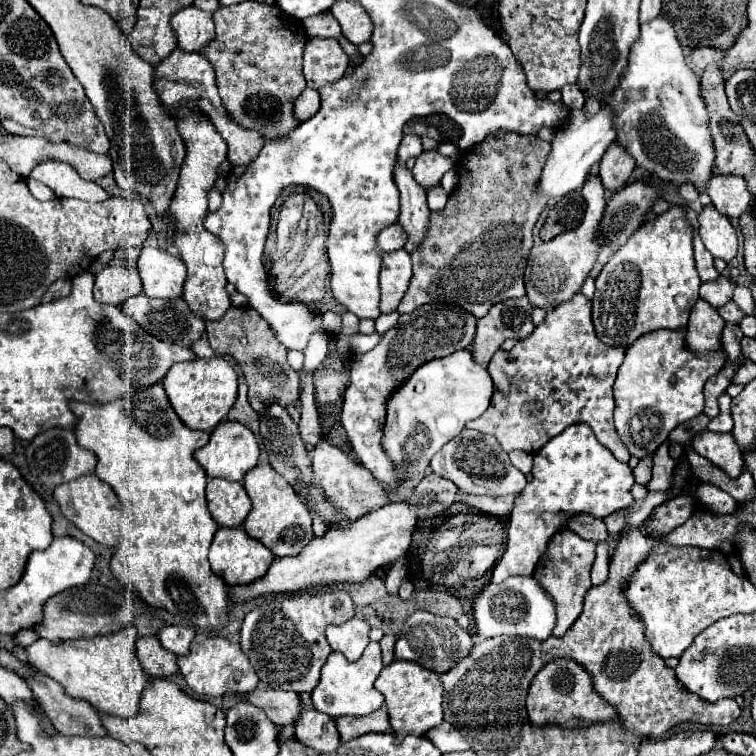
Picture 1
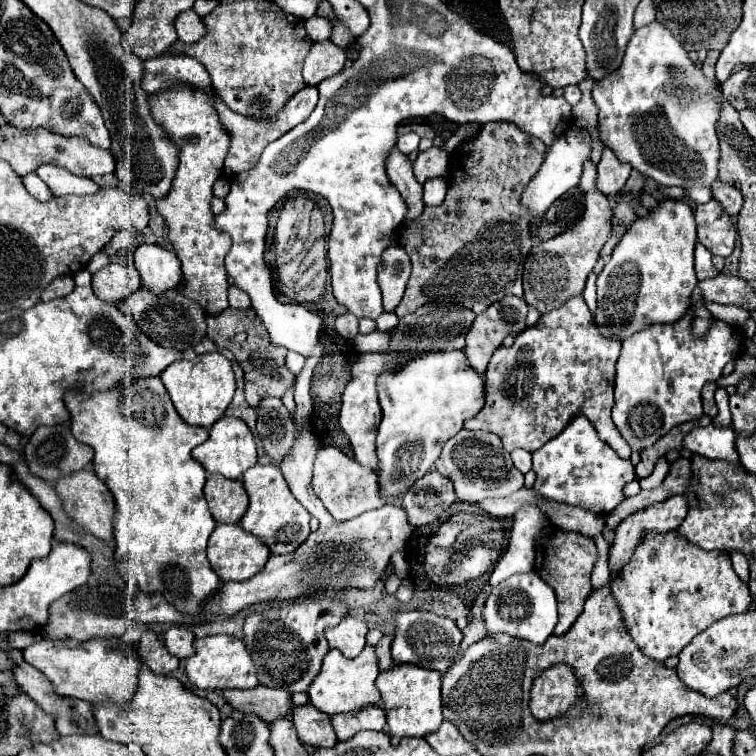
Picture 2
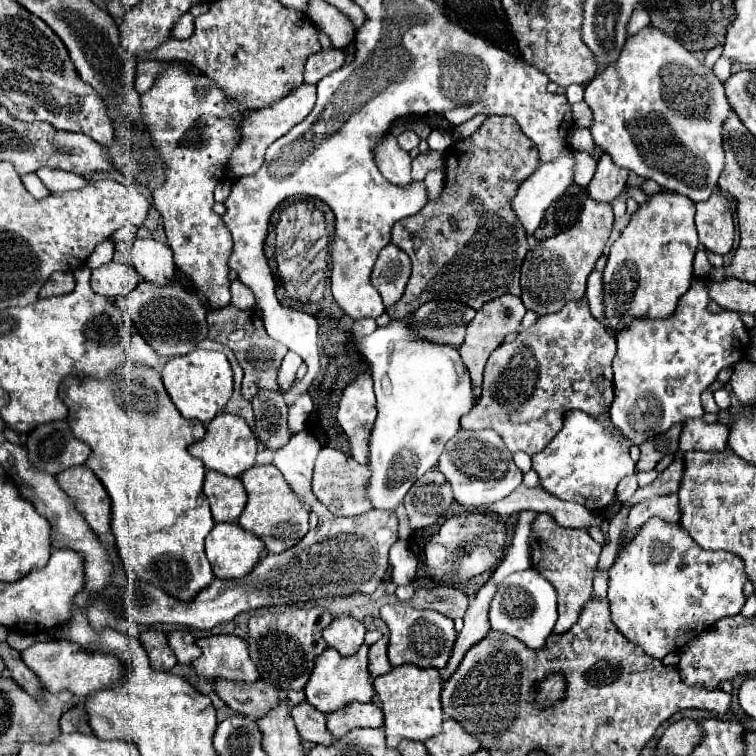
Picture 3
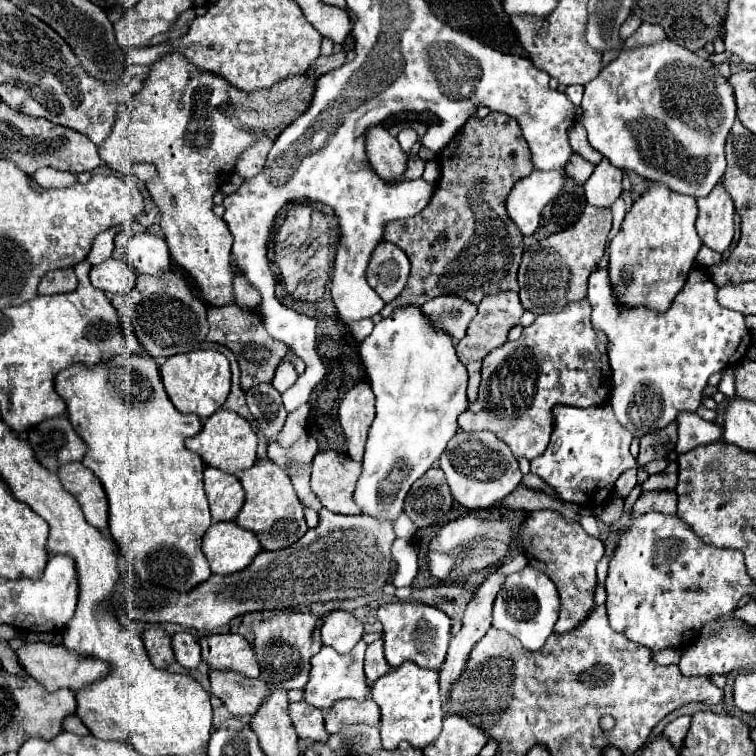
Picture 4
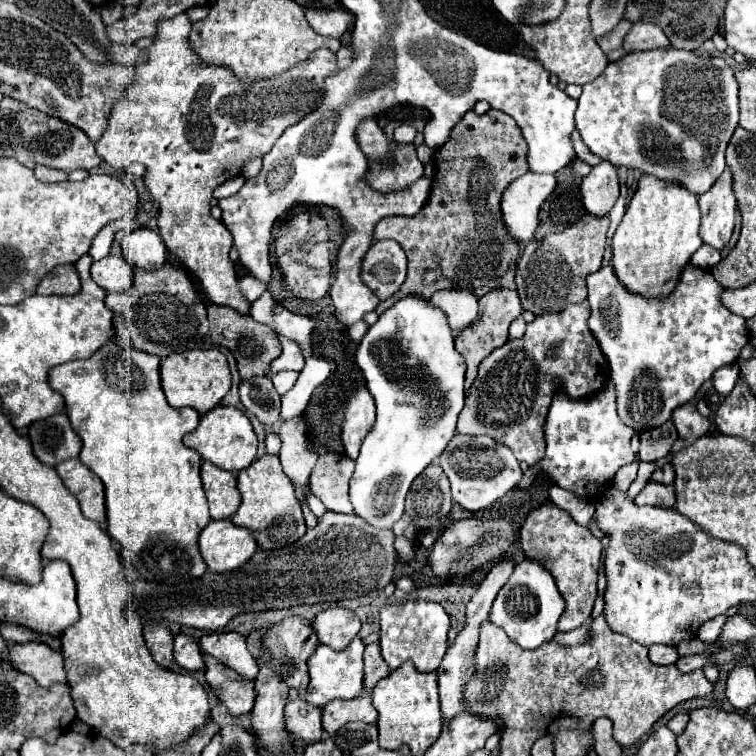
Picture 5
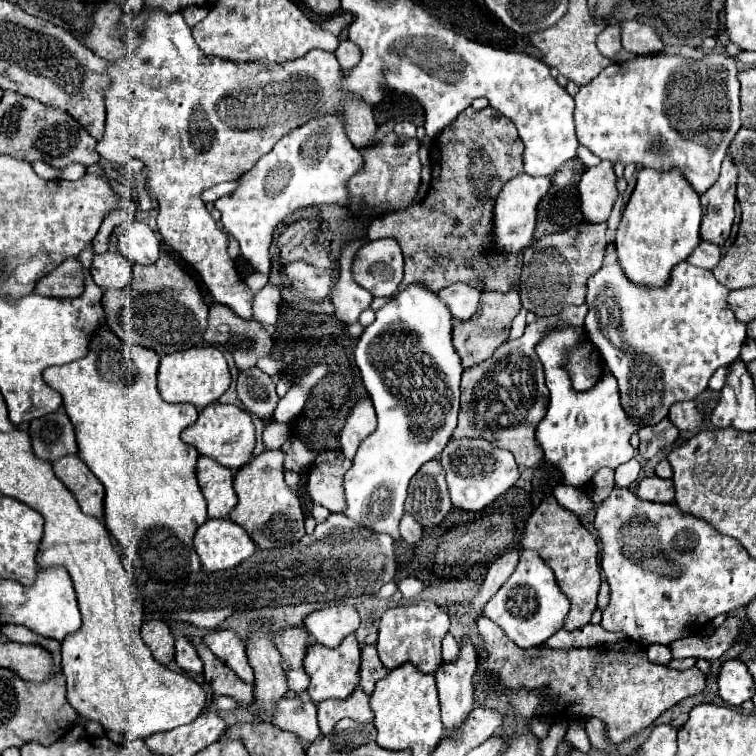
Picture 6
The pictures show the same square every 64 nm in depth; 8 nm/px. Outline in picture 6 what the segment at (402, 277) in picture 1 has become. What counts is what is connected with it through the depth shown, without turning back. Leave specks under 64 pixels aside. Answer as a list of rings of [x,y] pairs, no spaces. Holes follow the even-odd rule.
[[[396,240],[366,242],[354,258],[352,276],[372,296],[394,296],[404,274],[404,258]]]

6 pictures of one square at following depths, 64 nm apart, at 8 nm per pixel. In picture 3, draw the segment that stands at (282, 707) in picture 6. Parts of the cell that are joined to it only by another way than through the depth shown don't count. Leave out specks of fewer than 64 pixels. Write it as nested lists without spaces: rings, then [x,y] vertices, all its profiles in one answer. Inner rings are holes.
[[[308,702],[296,704],[290,714],[292,714],[304,742],[330,744],[334,740],[330,736],[330,732],[326,730],[326,716],[322,712],[318,712],[314,706],[310,706]]]

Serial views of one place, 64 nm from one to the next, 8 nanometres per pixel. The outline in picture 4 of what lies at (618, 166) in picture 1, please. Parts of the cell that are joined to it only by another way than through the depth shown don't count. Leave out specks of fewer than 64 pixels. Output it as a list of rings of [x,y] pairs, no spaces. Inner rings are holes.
[[[606,158],[594,168],[584,184],[584,196],[590,206],[610,208],[622,192],[622,170],[614,168]]]

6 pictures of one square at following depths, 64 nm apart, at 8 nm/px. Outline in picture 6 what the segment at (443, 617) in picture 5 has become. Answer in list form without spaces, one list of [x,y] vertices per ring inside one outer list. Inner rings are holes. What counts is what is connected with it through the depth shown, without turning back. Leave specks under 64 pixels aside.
[[[414,600],[414,602],[404,602],[404,604],[398,604],[398,606],[386,610],[380,618],[378,642],[376,642],[382,664],[388,670],[394,670],[394,668],[402,666],[404,662],[412,662],[418,670],[422,670],[426,674],[436,672],[442,664],[440,644],[448,632],[448,626],[450,626],[448,614],[444,614],[434,602]]]

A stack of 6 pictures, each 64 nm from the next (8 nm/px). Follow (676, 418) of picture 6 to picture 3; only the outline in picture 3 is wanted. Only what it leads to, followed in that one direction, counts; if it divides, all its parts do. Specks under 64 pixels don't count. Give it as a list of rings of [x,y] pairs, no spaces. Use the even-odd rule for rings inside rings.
[[[702,418],[686,420],[680,436],[680,450],[706,450],[720,452],[728,448],[728,426],[726,424],[706,424]]]

